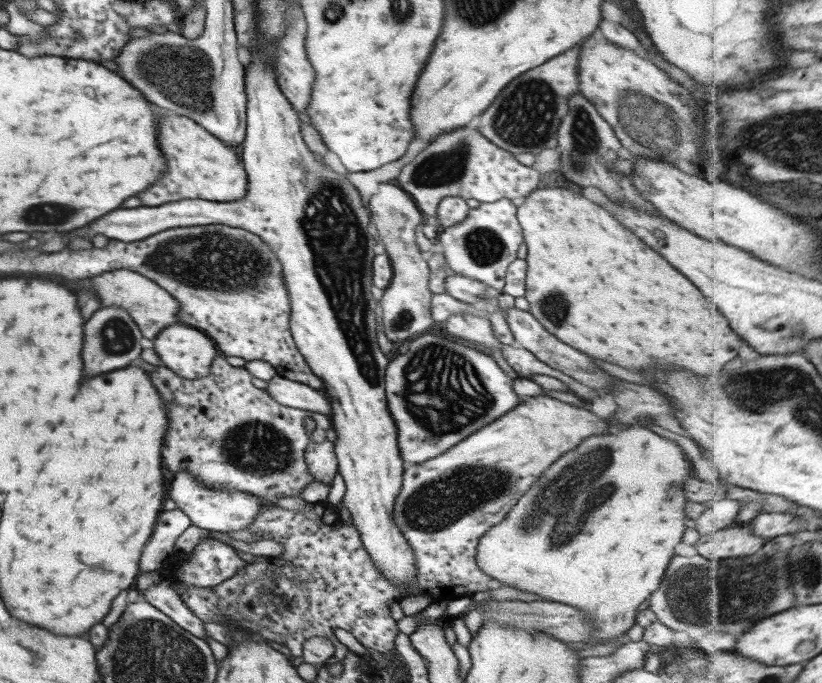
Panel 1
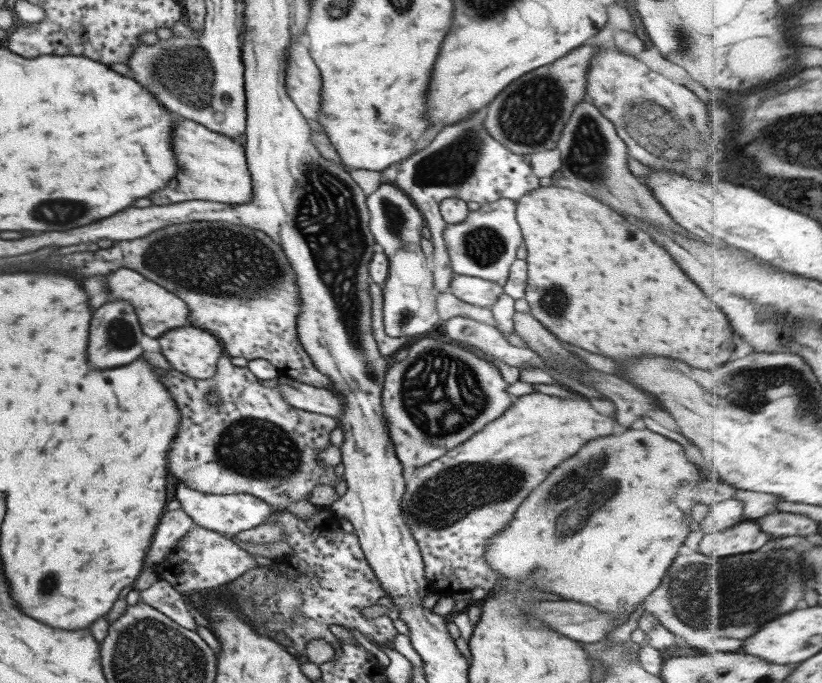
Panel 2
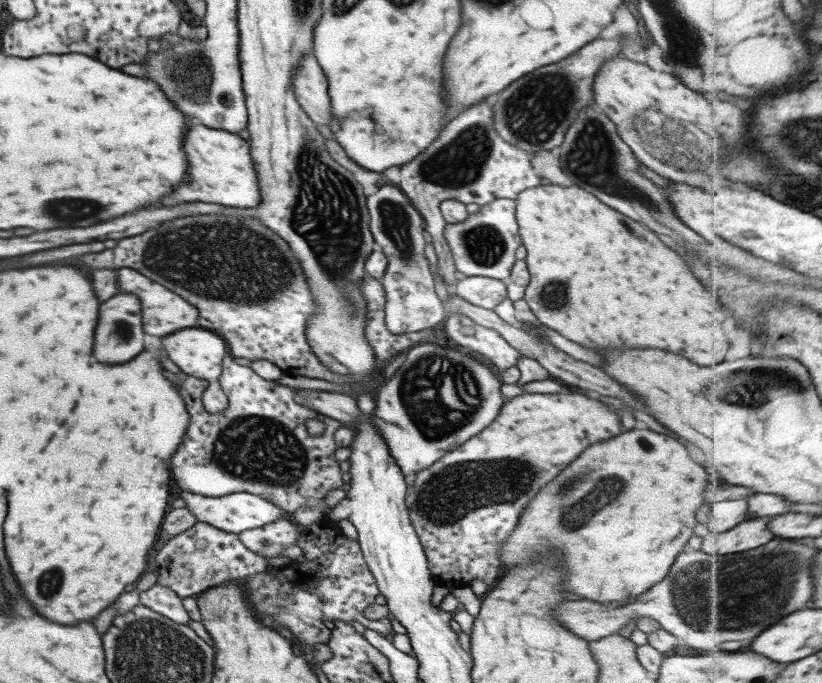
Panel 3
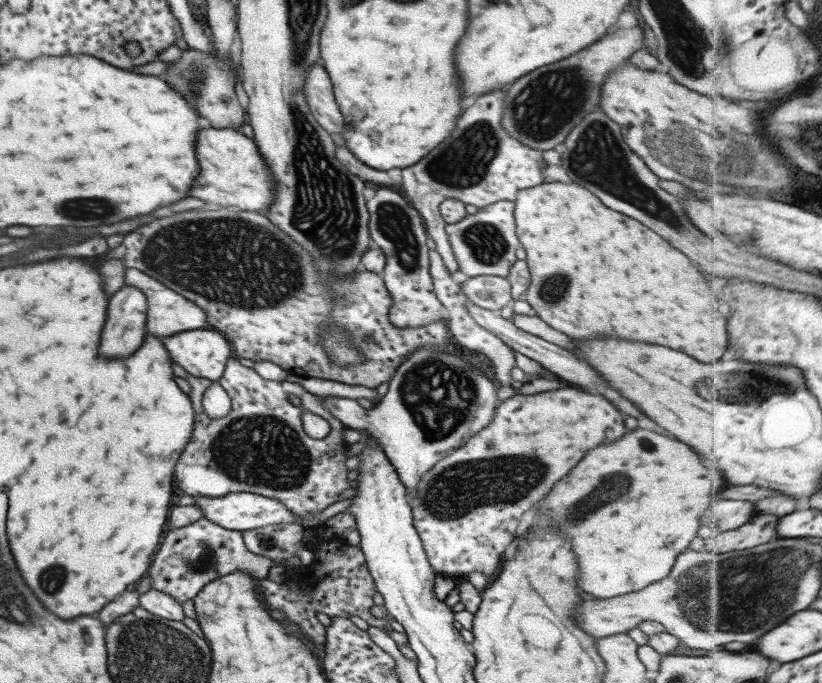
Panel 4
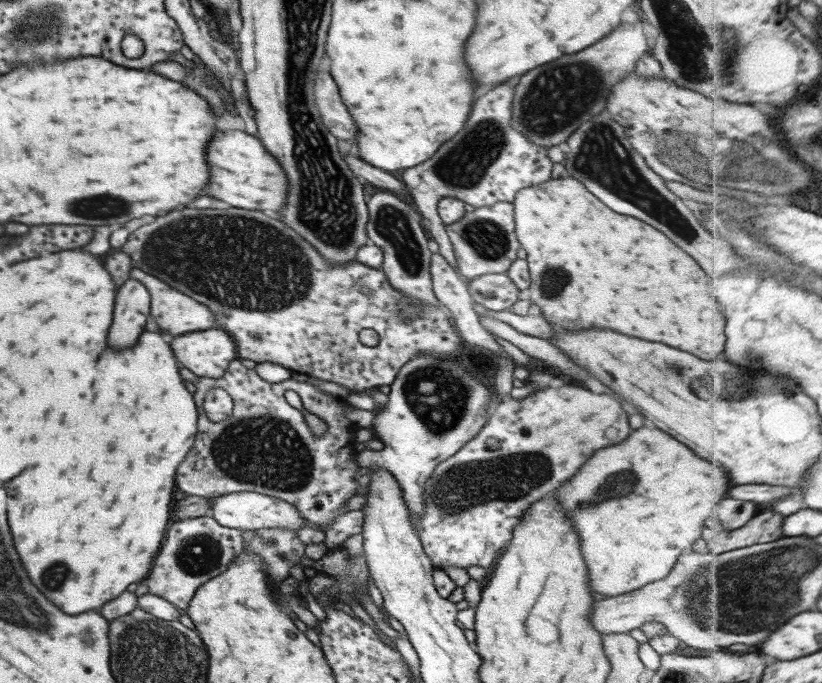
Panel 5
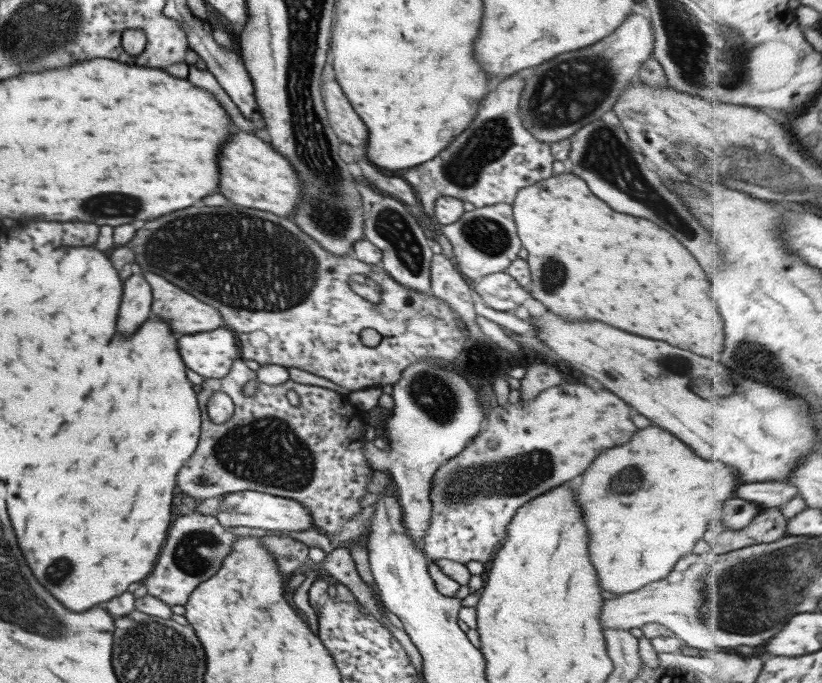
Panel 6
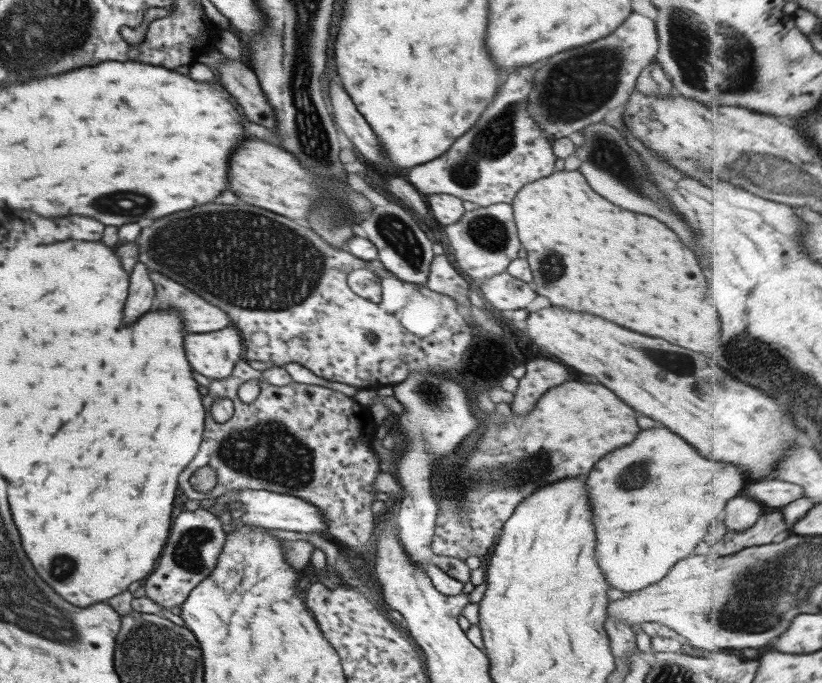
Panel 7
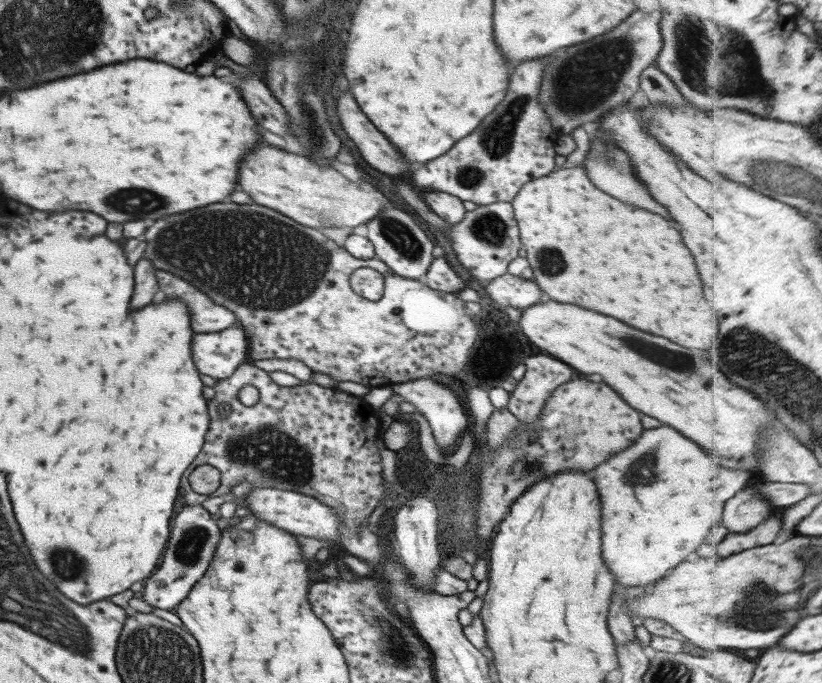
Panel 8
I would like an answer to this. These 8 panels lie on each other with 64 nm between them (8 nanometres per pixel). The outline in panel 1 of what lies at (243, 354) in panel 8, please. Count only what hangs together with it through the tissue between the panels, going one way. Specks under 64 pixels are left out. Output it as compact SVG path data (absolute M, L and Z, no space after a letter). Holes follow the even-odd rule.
M177 323L161 329L152 338L153 352L157 354L159 364L187 380L207 375L211 360L219 352L211 338L199 332Z

